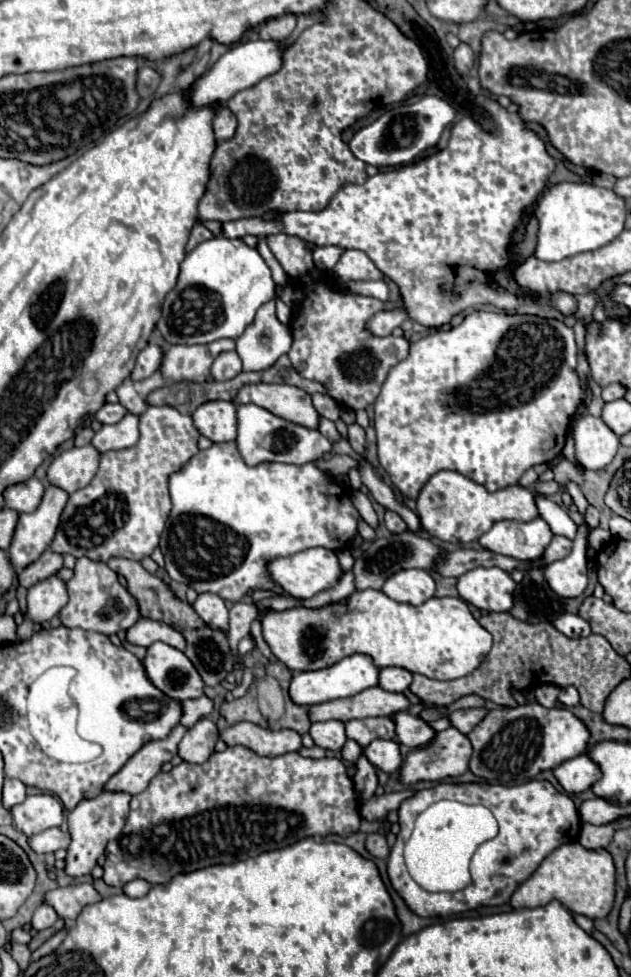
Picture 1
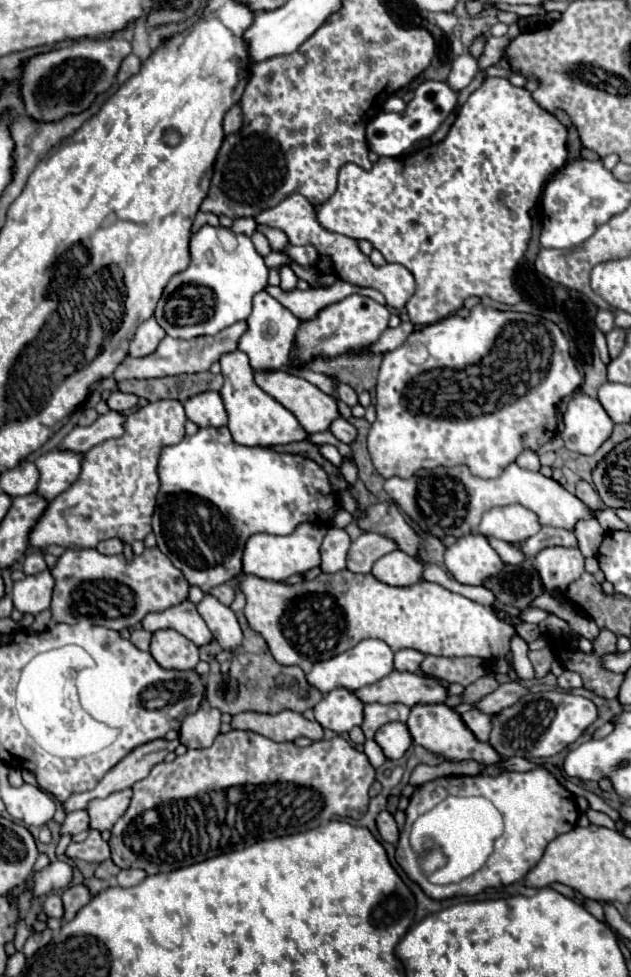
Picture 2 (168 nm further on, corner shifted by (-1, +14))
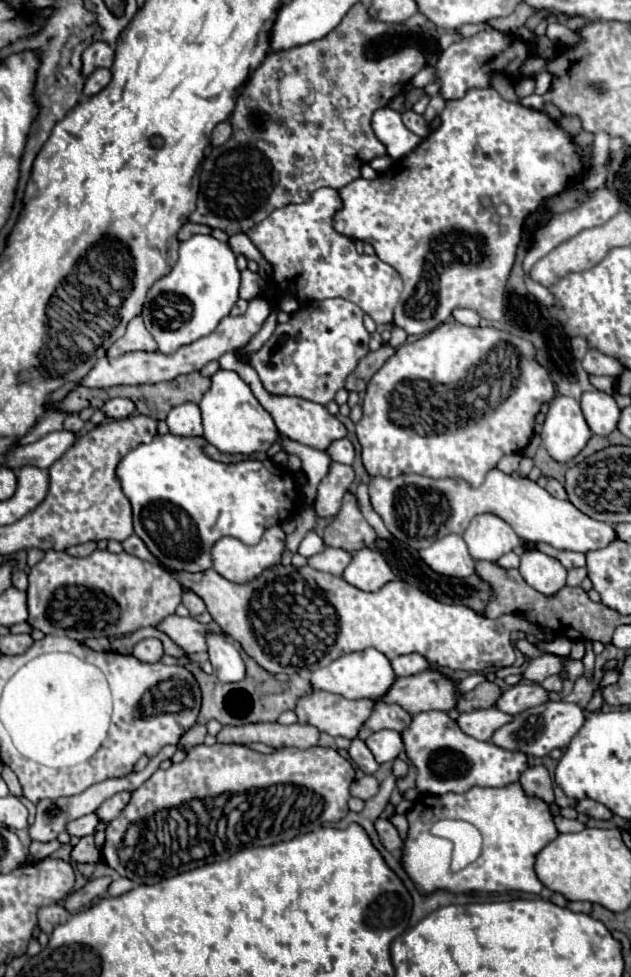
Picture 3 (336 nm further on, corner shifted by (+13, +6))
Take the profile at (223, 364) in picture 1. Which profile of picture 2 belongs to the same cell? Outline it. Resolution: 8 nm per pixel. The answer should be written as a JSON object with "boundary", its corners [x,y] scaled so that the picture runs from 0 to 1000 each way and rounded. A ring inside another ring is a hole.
{"boundary":[[[385,359],[357,361],[350,367],[350,382],[357,386],[357,394],[350,398],[350,406],[357,410],[357,419],[363,425],[363,441],[369,445],[369,451],[388,458],[407,458],[407,455],[455,455],[464,451],[483,451],[490,443],[474,435],[468,425],[455,421],[445,412],[439,412],[429,404],[423,404],[417,398],[410,398],[401,390],[401,378],[395,374],[395,367]]]}

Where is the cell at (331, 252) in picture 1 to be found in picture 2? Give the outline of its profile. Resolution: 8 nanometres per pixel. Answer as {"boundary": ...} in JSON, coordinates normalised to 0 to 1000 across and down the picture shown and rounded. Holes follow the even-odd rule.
{"boundary":[[[458,251],[458,253],[452,255],[452,259],[455,259],[458,263],[464,263],[468,269],[474,269],[477,273],[493,273],[493,271],[499,271],[499,267],[502,267],[502,263],[506,263],[499,251],[487,251],[487,253],[483,253],[483,251],[477,251],[477,253]]]}

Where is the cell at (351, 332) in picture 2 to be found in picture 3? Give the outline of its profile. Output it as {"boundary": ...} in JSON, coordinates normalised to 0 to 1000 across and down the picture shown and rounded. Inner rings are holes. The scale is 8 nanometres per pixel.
{"boundary":[[[512,306],[474,314],[455,331],[439,333],[433,343],[417,351],[417,355],[395,365],[395,374],[407,380],[417,396],[429,404],[477,406],[506,415],[518,415],[521,410],[528,410],[531,402],[547,396],[547,388],[582,361],[585,361],[585,341],[575,335],[572,316],[547,306]]]}

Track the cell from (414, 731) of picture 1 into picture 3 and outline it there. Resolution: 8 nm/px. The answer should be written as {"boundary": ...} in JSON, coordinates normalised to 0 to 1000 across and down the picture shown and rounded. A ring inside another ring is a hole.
{"boundary":[[[680,728],[655,734],[648,746],[642,746],[639,760],[645,775],[661,785],[661,810],[680,814],[705,814],[705,812],[737,812],[746,806],[800,806],[807,801],[819,801],[826,791],[838,785],[835,773],[826,769],[803,769],[788,765],[778,758],[756,758],[737,752],[724,738],[715,736],[705,728]],[[708,773],[708,793],[699,789]],[[702,777],[702,779],[699,779]]]}

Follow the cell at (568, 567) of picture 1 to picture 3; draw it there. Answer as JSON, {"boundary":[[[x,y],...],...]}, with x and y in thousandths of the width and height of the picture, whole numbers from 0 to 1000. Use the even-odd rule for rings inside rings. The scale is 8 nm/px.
{"boundary":[[[851,562],[832,564],[826,568],[823,584],[835,599],[842,599],[861,609],[880,609],[886,603],[895,601],[899,582],[886,576],[886,572],[870,570]]]}

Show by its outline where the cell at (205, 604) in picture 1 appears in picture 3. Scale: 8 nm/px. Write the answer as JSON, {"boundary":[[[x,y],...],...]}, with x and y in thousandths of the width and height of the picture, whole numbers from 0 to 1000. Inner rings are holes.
{"boundary":[[[331,650],[331,677],[338,681],[338,689],[350,699],[376,699],[388,695],[388,679],[379,666],[350,650]]]}

